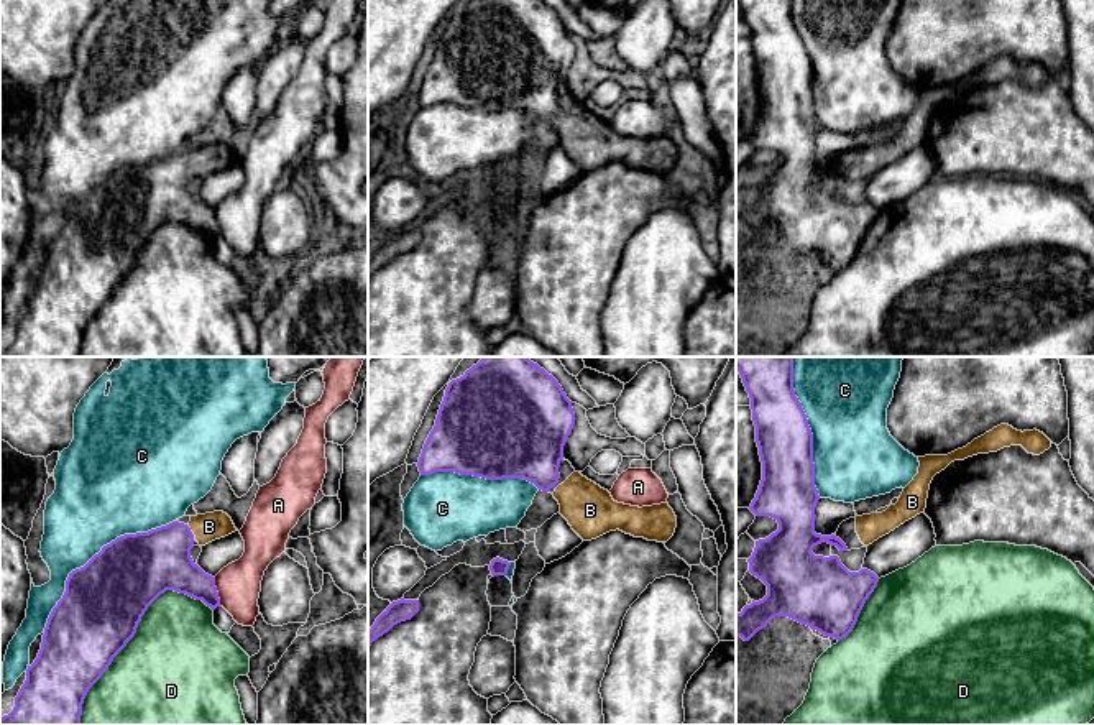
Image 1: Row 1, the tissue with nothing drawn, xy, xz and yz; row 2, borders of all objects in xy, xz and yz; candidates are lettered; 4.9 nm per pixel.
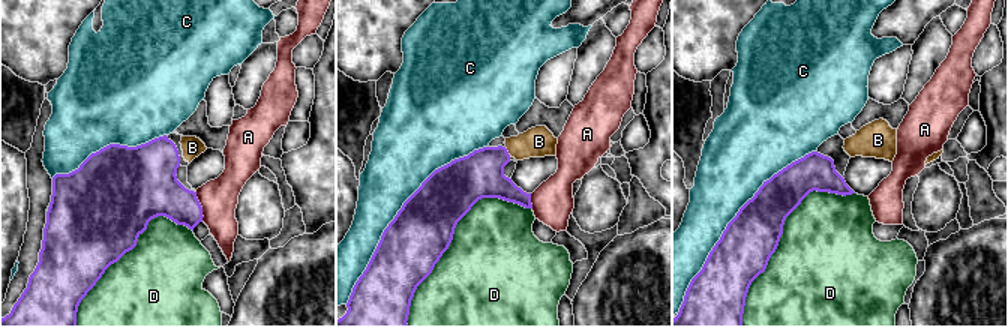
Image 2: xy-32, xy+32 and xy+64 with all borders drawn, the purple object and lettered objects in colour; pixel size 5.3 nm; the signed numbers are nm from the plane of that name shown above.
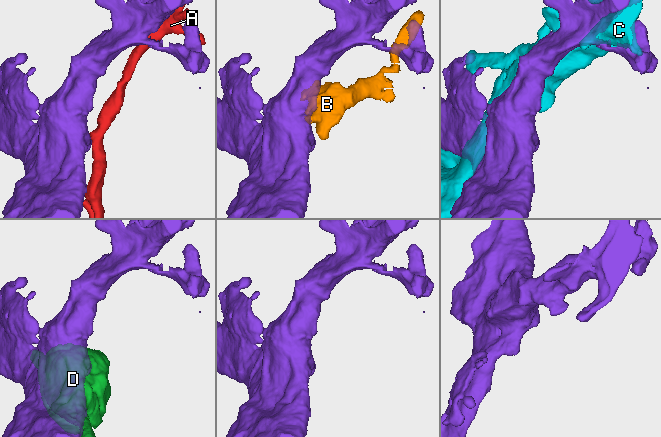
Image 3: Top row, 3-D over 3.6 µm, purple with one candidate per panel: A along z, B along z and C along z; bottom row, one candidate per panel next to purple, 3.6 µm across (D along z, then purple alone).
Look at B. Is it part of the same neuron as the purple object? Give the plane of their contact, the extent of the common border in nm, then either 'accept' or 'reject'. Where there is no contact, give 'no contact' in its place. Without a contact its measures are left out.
contact in xy; length 40 nm; accept

